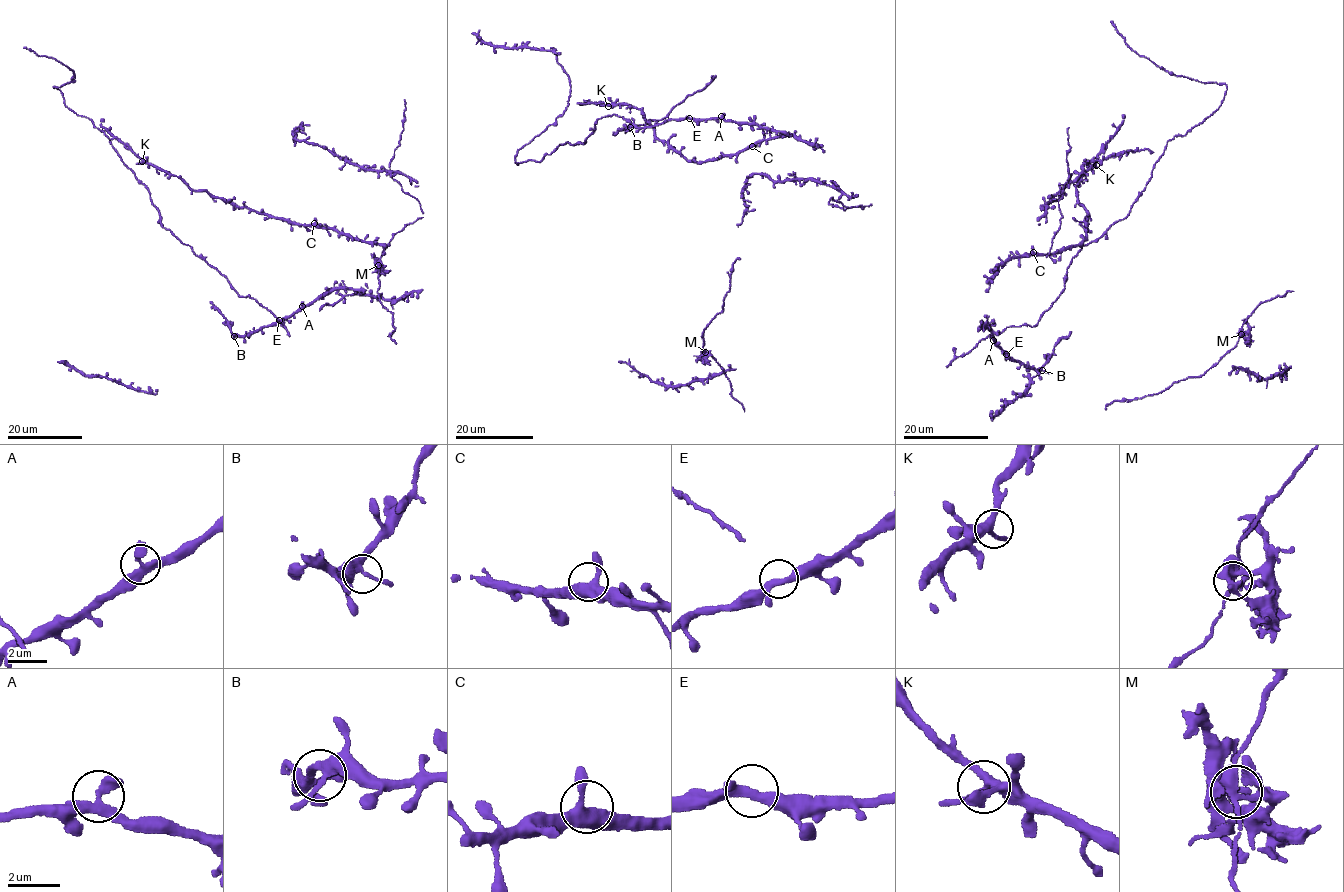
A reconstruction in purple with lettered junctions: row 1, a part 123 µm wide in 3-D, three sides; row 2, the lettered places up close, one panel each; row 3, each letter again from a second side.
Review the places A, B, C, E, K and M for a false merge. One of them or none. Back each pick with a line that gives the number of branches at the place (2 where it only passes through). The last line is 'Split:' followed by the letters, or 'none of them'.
M: 3
Split: M

